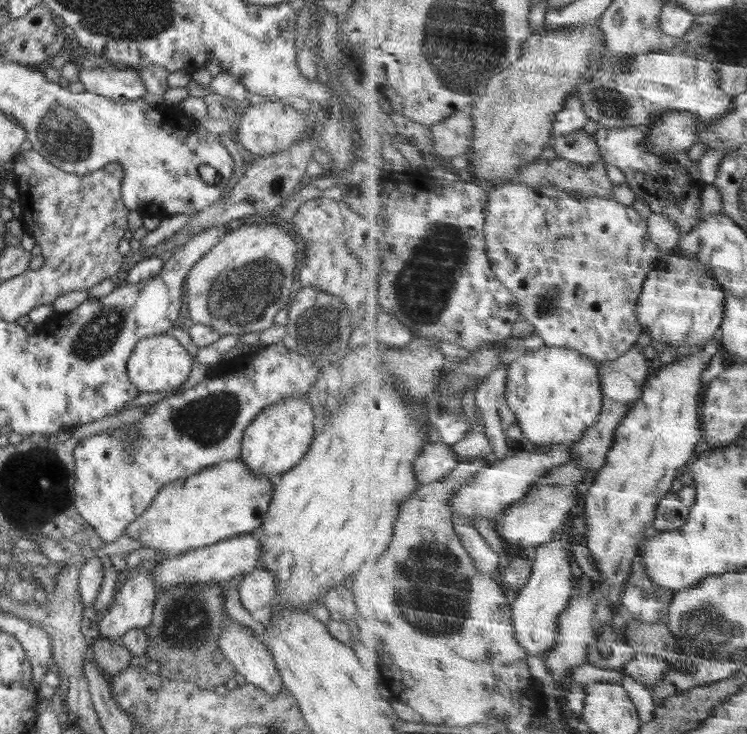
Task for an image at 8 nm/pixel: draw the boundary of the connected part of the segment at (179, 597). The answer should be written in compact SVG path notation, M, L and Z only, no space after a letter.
M178 583L166 587L154 603L152 622L143 628L149 643L145 655L160 664L161 678L193 683L207 690L235 680L236 667L221 654L218 645L224 622L231 620L224 608L224 588L218 583Z

